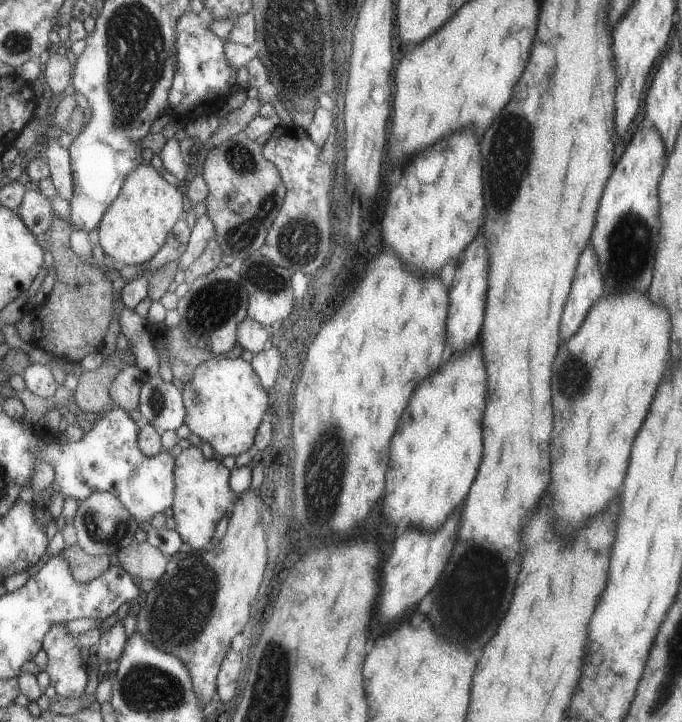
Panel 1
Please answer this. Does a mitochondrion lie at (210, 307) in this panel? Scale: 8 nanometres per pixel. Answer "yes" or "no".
yes

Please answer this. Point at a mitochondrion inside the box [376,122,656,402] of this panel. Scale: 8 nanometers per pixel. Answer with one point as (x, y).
(630, 244)

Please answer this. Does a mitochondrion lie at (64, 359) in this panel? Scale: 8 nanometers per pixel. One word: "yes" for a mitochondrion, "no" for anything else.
no

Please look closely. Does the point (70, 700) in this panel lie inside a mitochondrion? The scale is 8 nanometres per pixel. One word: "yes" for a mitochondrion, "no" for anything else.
no

